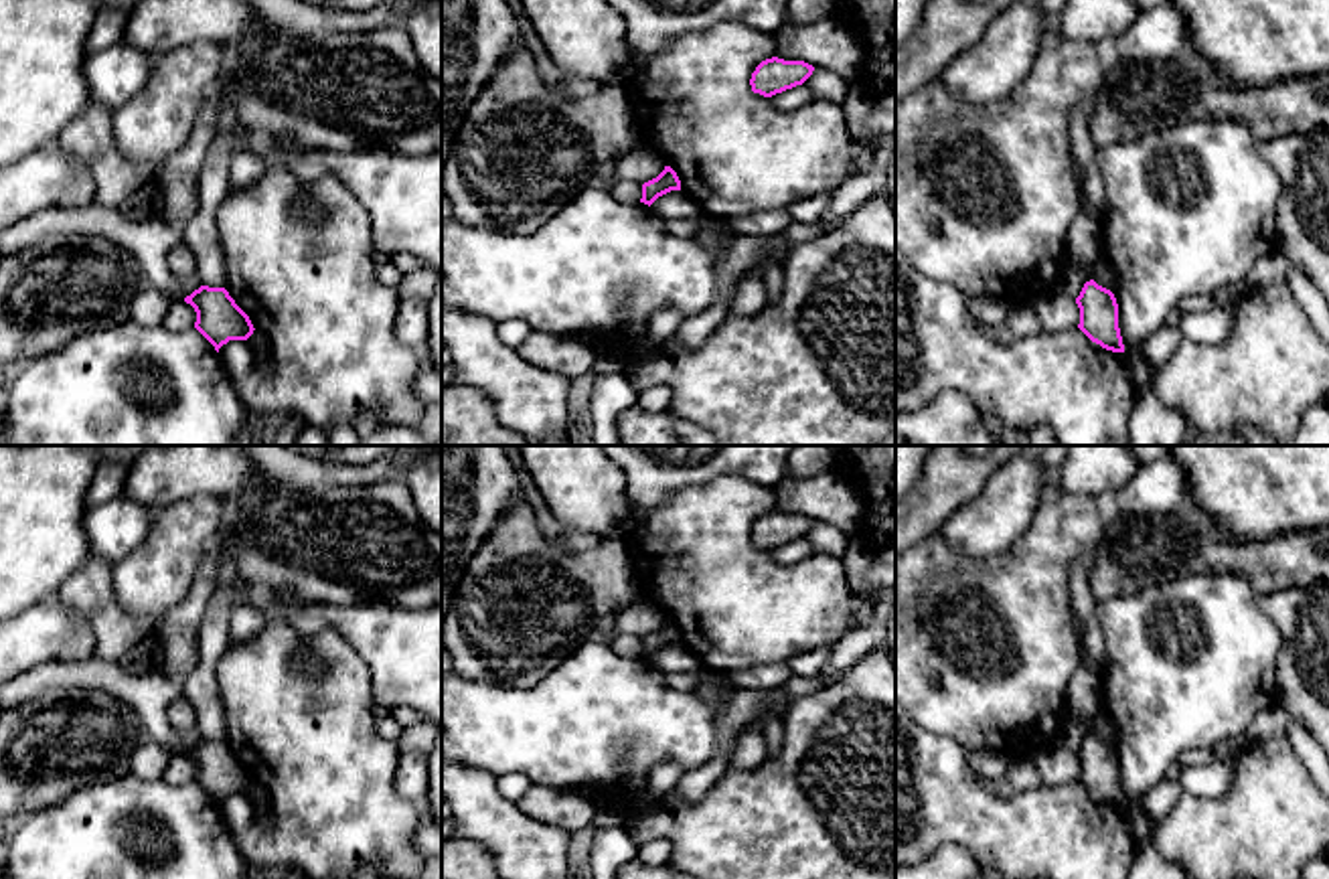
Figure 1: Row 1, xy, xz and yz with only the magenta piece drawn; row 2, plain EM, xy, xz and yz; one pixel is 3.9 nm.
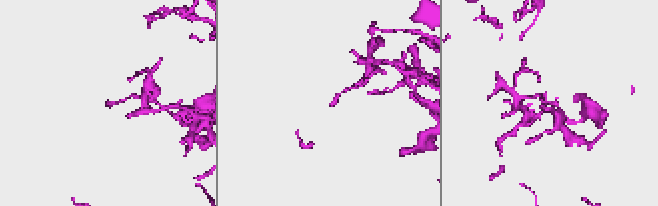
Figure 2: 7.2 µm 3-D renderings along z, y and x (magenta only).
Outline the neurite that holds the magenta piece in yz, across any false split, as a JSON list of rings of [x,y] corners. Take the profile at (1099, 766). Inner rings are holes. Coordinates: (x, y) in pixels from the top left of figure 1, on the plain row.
[[[1090,733],[1084,737],[1076,757],[1080,762],[1078,782],[1102,802],[1124,806],[1114,747]]]

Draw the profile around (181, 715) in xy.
[[[184,697],[174,699],[168,705],[166,715],[168,715],[170,725],[180,733],[197,729],[194,709]]]

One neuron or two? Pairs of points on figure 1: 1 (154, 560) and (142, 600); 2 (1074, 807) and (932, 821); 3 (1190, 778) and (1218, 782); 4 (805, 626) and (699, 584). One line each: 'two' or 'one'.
1: one
2: one
3: one
4: one

